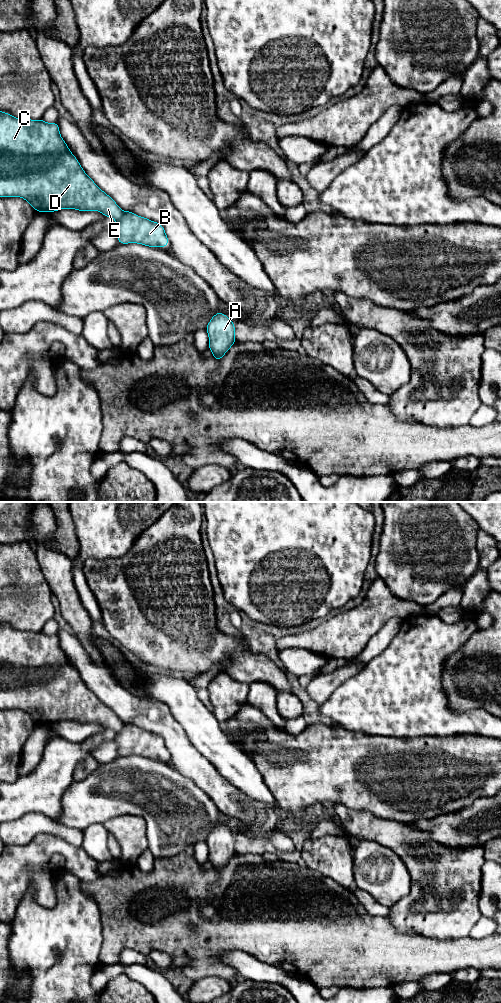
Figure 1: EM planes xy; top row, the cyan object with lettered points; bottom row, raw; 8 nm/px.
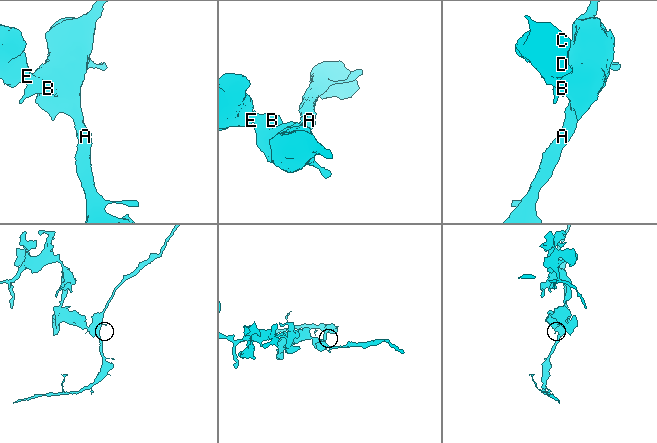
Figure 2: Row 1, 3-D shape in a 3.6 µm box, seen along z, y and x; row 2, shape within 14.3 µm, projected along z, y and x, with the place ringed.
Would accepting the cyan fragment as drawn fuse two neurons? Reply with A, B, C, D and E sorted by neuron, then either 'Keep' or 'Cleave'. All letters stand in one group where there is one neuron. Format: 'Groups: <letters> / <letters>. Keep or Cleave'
Groups: A B / C D E. Cleave

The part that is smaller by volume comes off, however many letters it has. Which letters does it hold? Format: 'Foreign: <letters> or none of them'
Foreign: A, B

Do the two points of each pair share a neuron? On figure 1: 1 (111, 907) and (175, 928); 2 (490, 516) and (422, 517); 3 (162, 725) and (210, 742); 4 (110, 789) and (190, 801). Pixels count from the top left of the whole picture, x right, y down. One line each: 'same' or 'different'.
1: same
2: different
3: different
4: same

